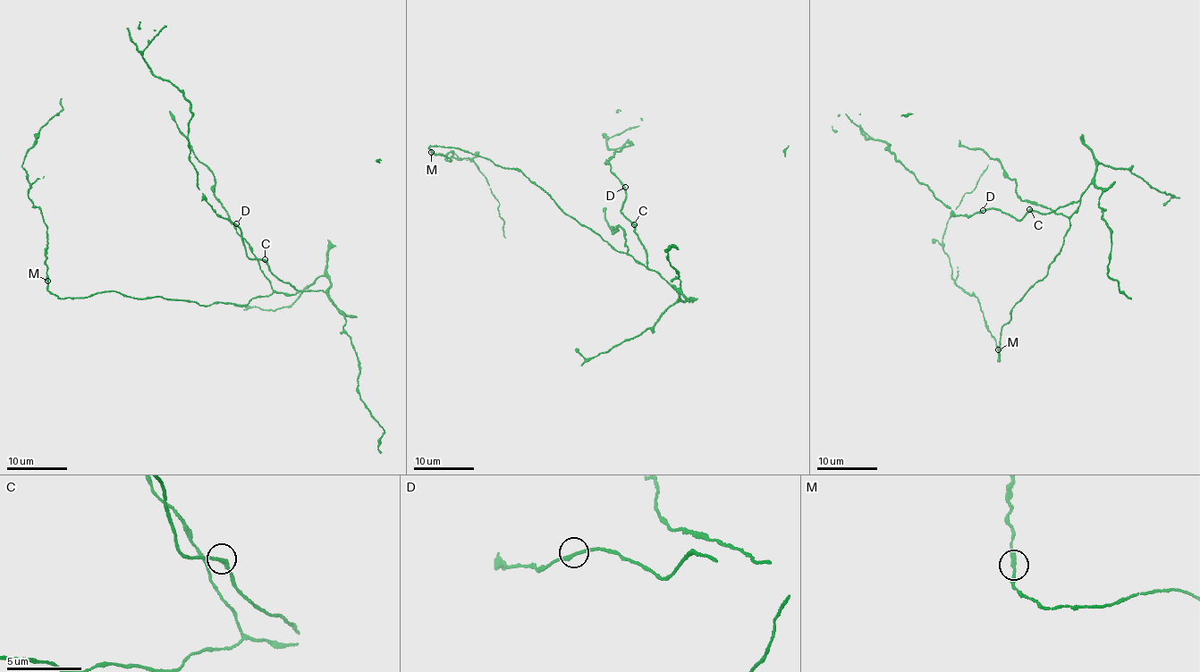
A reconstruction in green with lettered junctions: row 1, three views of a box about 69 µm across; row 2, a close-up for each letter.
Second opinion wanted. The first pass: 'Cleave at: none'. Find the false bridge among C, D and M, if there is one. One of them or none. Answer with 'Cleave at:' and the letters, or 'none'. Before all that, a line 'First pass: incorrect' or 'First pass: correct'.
First pass: correct
Cleave at: none

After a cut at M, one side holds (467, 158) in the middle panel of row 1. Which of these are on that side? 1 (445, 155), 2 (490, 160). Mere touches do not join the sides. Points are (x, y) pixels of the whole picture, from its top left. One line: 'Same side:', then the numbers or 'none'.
Same side: 1

